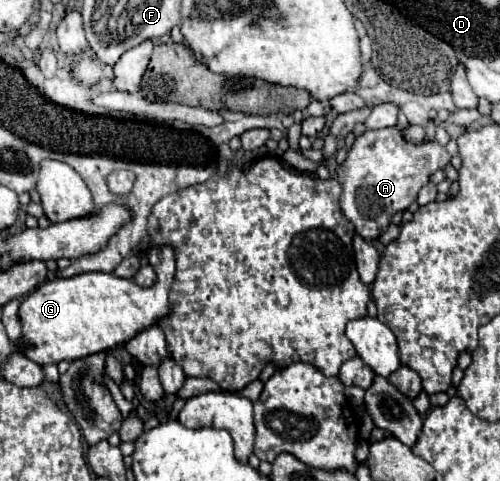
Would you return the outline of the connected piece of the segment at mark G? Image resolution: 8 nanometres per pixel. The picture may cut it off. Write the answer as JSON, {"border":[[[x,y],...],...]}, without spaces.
{"border":[[[155,246],[155,248],[149,248],[145,258],[157,272],[157,282],[151,288],[141,288],[133,280],[117,278],[115,274],[89,272],[89,274],[73,276],[73,278],[55,278],[41,284],[37,290],[33,290],[19,308],[19,318],[21,318],[23,334],[27,340],[23,354],[37,364],[57,364],[61,360],[71,362],[77,358],[85,358],[89,354],[97,354],[101,350],[123,346],[145,328],[151,328],[161,318],[169,316],[171,314],[169,290],[171,290],[173,274],[175,274],[175,254],[169,246]]]}

